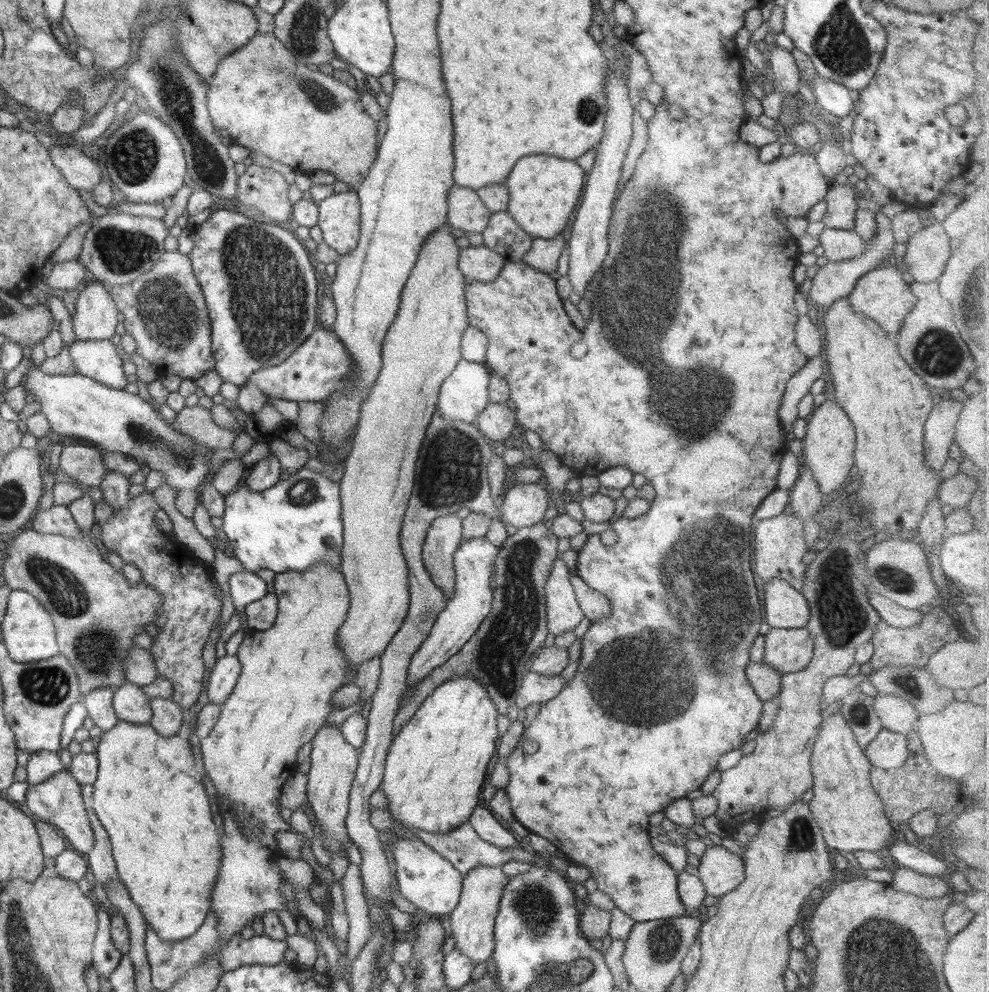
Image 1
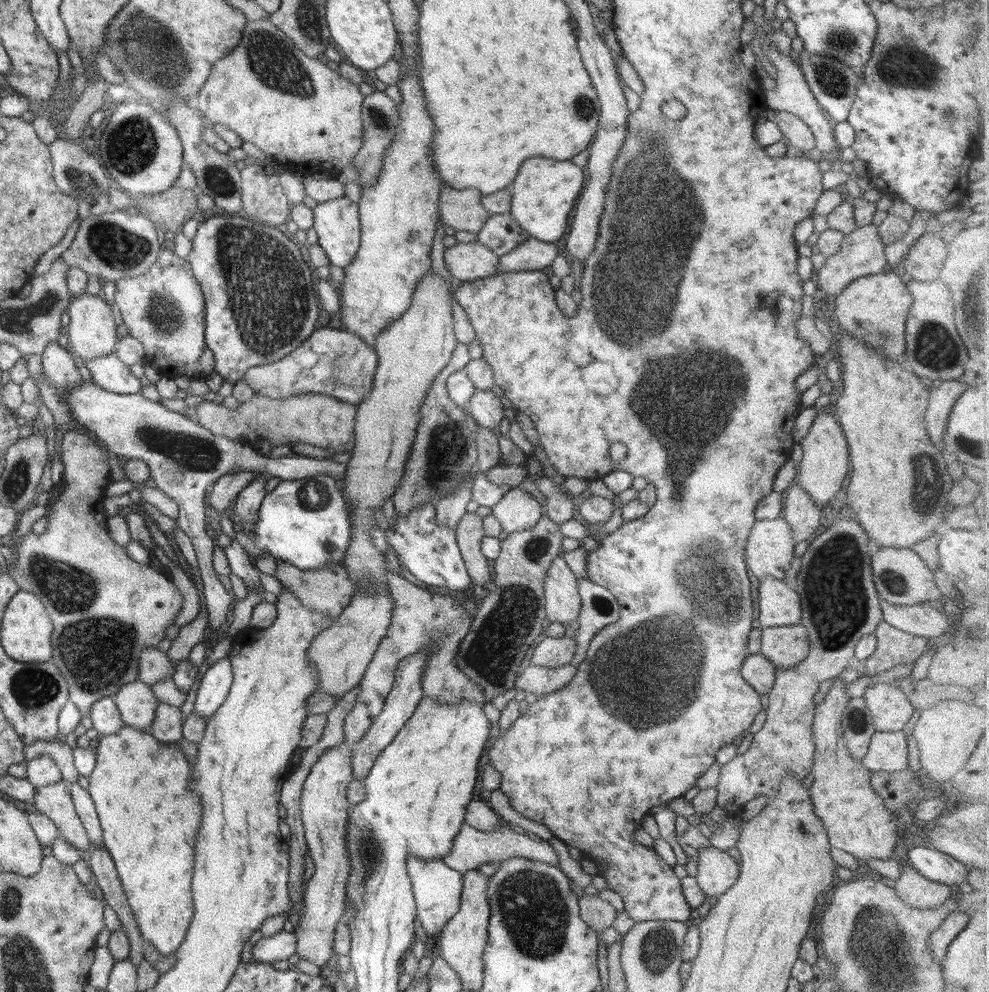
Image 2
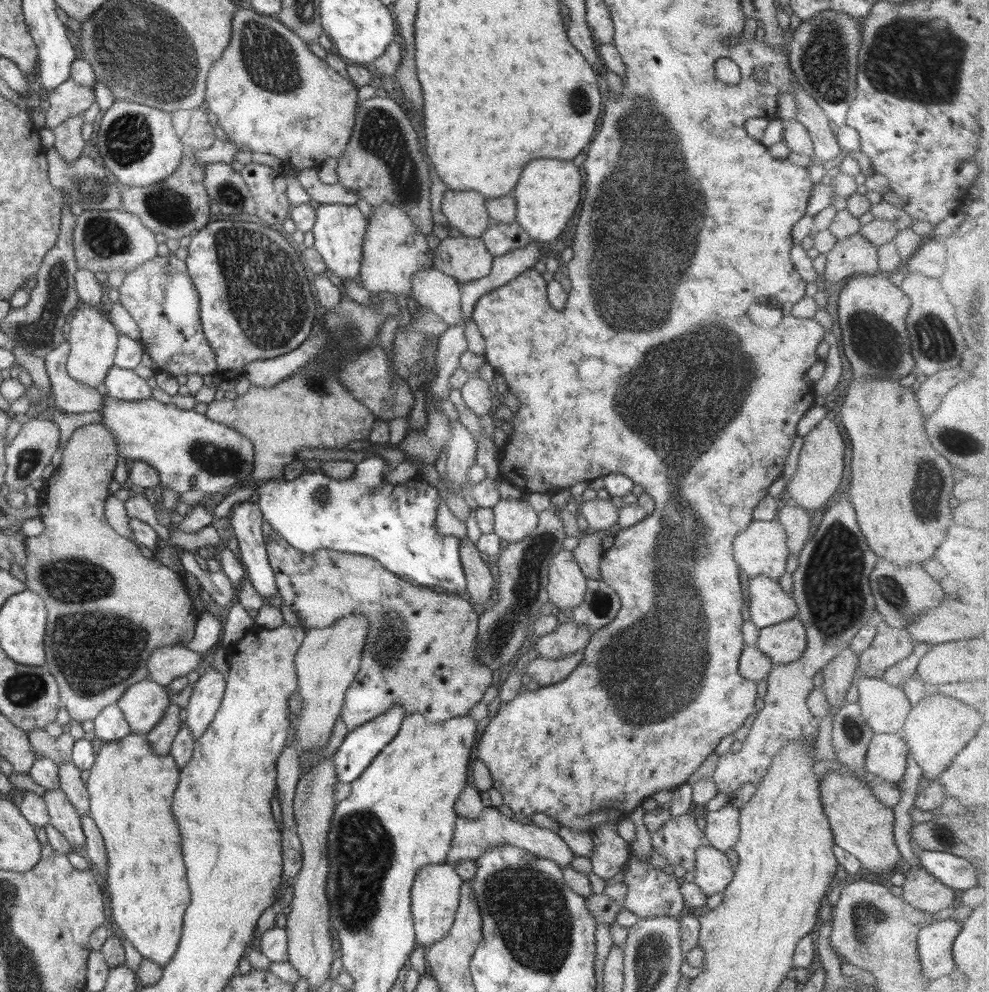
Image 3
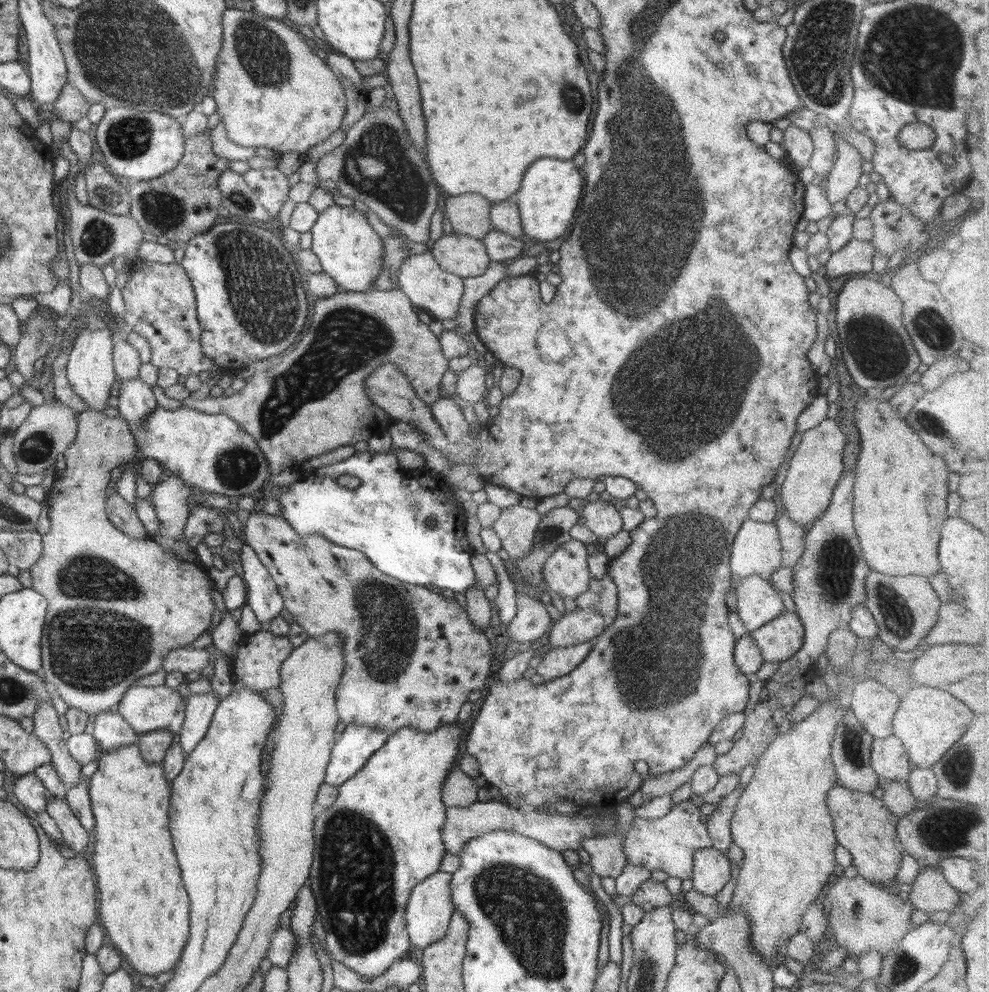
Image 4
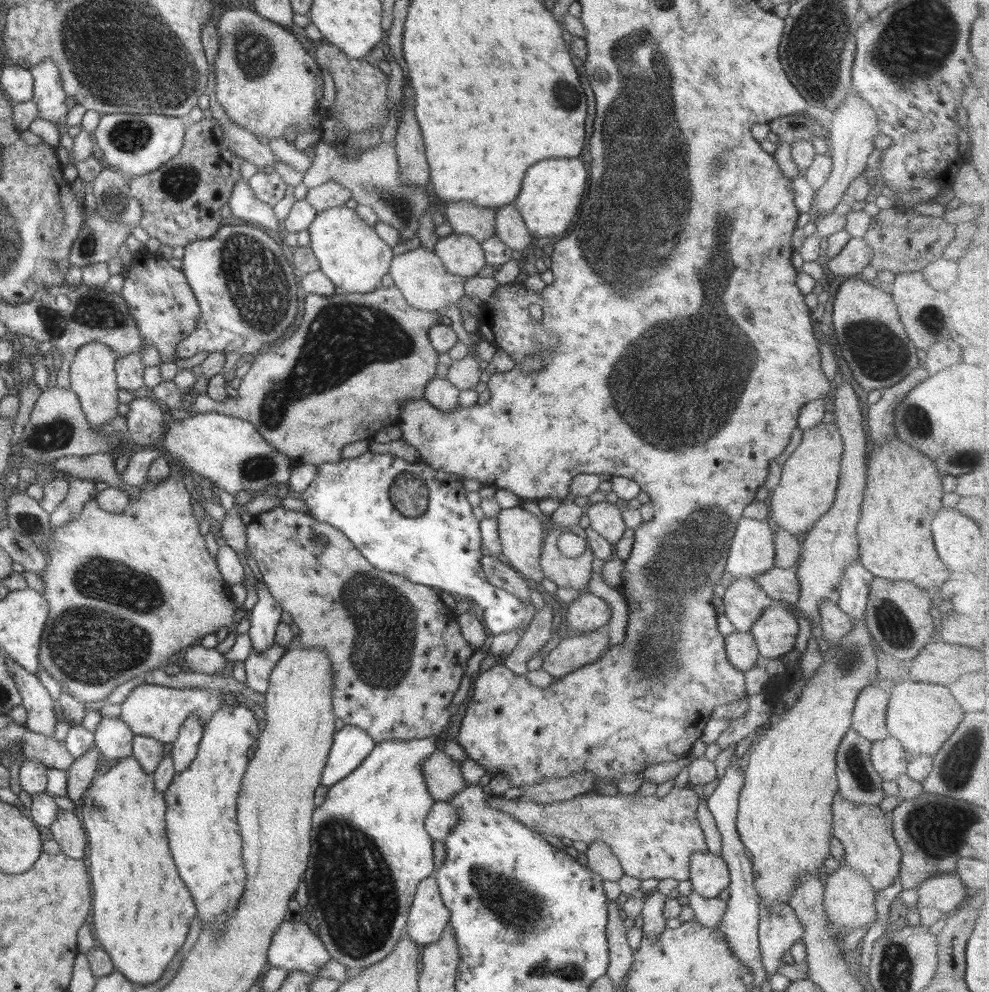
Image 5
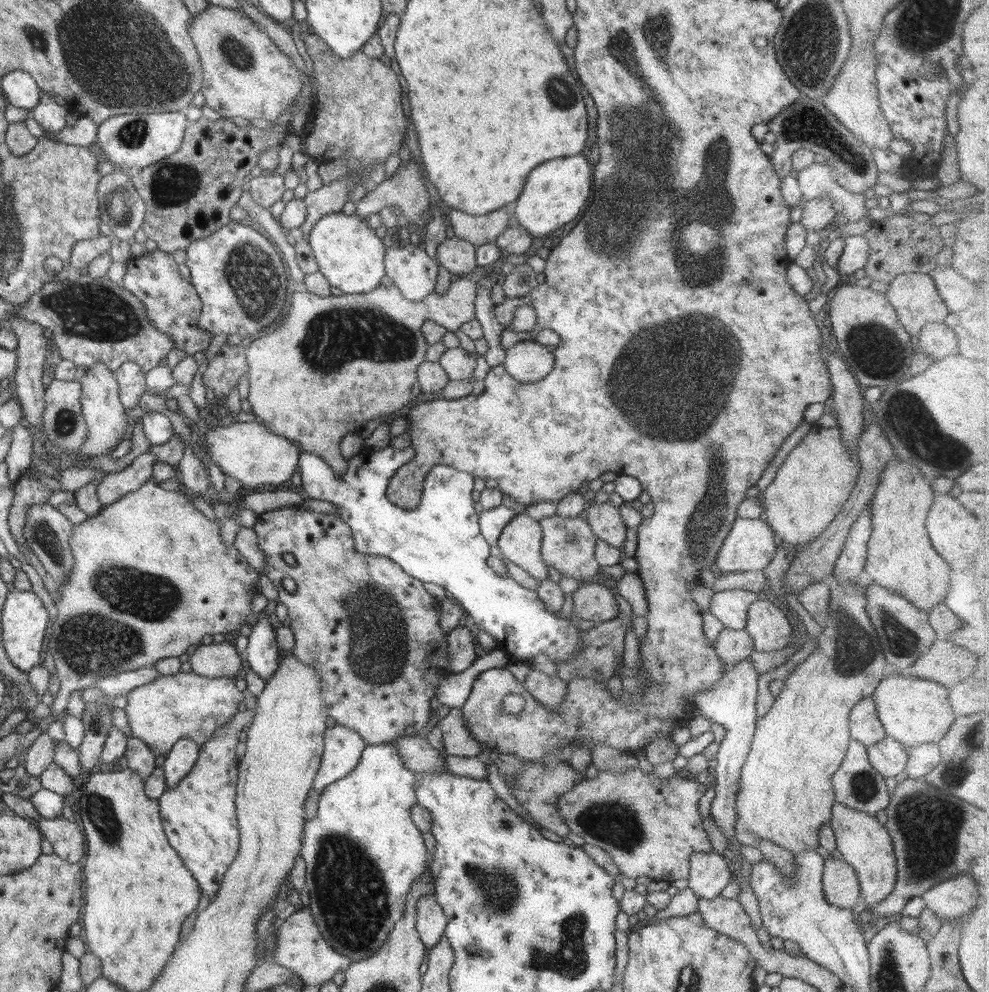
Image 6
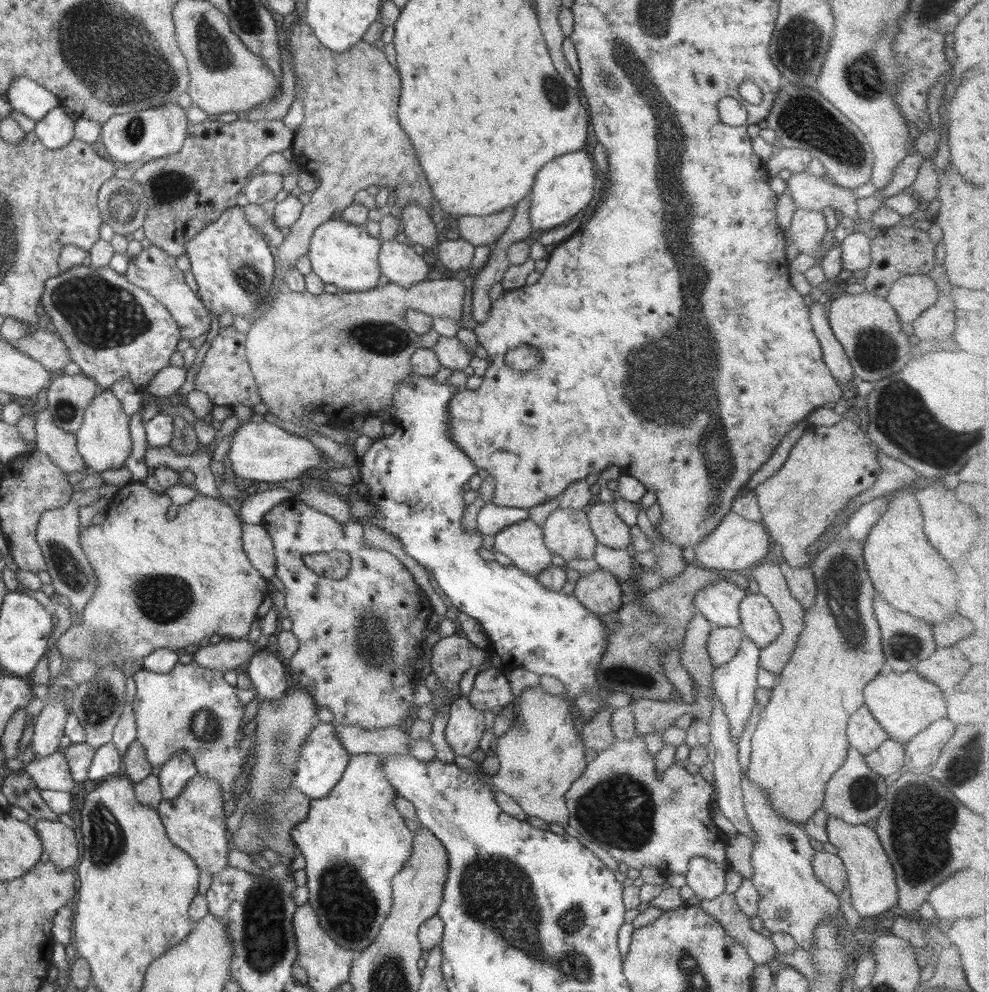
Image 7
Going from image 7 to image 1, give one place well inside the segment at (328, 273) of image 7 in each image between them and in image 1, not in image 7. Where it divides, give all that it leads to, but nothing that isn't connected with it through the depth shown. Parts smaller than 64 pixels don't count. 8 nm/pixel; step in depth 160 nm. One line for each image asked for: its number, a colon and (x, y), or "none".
1: (339, 218)
2: (336, 222)
3: (339, 229)
4: (349, 249)
5: (350, 253)
6: (349, 254)

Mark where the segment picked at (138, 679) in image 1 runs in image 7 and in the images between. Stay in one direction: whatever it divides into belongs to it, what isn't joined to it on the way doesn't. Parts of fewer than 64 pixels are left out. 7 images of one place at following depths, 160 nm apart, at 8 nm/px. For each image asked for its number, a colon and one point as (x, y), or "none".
2: (154, 665)
3: (166, 663)
4: (184, 660)
5: (199, 659)
6: (215, 660)
7: (228, 654)

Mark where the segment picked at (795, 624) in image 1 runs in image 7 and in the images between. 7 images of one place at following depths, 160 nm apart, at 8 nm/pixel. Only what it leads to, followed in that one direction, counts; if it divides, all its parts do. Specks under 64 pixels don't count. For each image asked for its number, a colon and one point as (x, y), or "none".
2: (780, 606)
3: (769, 604)
4: (758, 603)
5: (744, 601)
6: (730, 607)
7: (719, 603)

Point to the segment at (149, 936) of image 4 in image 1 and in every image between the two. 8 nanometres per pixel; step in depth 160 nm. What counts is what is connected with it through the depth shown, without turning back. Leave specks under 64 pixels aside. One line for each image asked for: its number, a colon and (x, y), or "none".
1: (167, 852)
2: (147, 807)
3: (130, 787)

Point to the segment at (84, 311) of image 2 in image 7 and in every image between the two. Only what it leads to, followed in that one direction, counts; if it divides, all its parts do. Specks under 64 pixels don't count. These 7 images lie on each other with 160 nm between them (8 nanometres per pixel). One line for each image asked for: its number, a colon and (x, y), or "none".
3: (93, 338)
4: (90, 370)
5: (92, 374)
6: (104, 414)
7: (104, 442)

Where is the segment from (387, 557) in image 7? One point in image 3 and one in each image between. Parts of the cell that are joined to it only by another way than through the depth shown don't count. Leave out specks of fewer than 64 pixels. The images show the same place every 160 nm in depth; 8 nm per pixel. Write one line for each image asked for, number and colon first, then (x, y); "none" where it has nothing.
3: (420, 654)
4: (412, 656)
5: (397, 653)
6: (371, 631)

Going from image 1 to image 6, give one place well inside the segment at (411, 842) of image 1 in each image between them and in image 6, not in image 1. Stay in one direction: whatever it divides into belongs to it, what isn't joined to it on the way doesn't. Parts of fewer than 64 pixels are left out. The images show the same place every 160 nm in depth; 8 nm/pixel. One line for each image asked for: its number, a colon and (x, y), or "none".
2: (436, 887)
3: (435, 892)
4: (429, 909)
5: (428, 917)
6: (431, 922)

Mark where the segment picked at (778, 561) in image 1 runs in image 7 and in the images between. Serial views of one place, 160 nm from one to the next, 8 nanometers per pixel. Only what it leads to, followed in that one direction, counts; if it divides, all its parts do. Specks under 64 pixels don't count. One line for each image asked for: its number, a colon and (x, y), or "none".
2: (770, 548)
3: (761, 549)
4: (756, 550)
5: (752, 552)
6: (750, 545)
7: (736, 543)

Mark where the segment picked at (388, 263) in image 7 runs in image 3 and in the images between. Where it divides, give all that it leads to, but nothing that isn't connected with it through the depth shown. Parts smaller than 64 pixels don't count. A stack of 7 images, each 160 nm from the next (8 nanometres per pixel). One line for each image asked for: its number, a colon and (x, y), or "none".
3: (439, 292)
4: (429, 288)
5: (420, 274)
6: (413, 271)

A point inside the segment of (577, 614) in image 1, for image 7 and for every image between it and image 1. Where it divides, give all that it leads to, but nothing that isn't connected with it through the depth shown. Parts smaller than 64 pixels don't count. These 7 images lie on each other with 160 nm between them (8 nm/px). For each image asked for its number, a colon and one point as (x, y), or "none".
2: (563, 603)
3: (567, 584)
4: (566, 572)
5: (572, 573)
6: (574, 557)
7: (566, 532)

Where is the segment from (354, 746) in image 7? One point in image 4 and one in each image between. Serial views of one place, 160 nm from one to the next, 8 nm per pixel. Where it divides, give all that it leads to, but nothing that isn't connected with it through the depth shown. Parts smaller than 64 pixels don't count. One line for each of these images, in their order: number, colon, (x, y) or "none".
4: (459, 790)
5: (443, 777)
6: (418, 755)

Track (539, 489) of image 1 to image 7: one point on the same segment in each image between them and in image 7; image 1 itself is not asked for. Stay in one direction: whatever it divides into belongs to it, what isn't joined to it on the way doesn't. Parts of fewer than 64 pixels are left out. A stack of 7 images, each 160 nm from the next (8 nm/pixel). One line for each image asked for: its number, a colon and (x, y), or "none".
2: (517, 510)
3: (514, 519)
4: (516, 526)
5: (520, 533)
6: (520, 540)
7: (523, 543)

